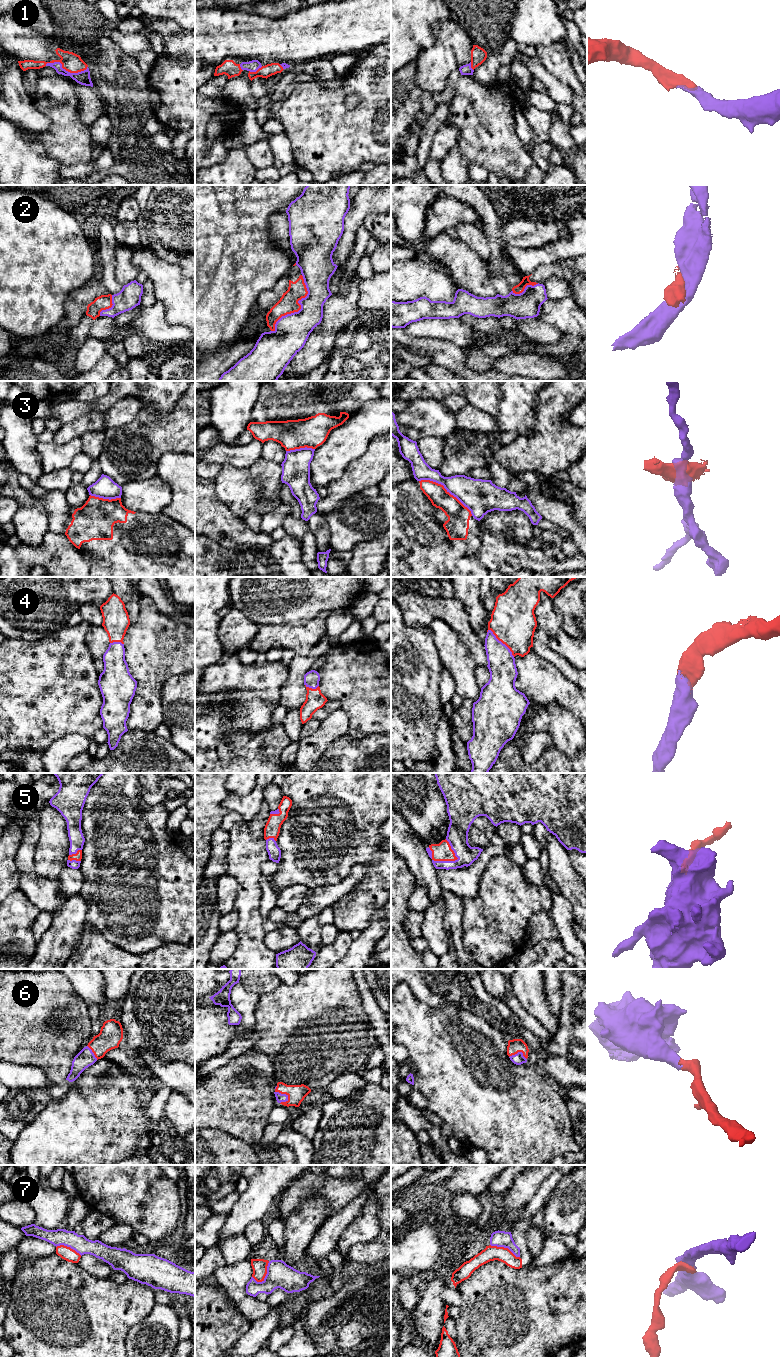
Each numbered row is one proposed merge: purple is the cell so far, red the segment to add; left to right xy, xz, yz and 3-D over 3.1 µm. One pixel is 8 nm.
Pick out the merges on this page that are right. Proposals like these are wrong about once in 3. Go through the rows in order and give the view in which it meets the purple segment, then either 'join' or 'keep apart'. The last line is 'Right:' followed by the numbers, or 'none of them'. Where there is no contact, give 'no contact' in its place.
1: xy | join
2: xz | keep apart
3: yz | keep apart
4: yz | join
5: yz | join
6: xz | join
7: xz | keep apart
Right: 1, 4, 5, 6

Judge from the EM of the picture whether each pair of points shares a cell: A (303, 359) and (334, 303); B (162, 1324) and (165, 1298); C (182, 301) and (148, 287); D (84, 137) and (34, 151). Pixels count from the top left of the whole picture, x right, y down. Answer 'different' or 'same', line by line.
A: same
B: different
C: different
D: different

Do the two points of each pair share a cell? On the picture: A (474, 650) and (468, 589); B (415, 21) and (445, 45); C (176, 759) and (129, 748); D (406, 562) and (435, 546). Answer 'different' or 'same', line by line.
A: different
B: different
C: same
D: same

